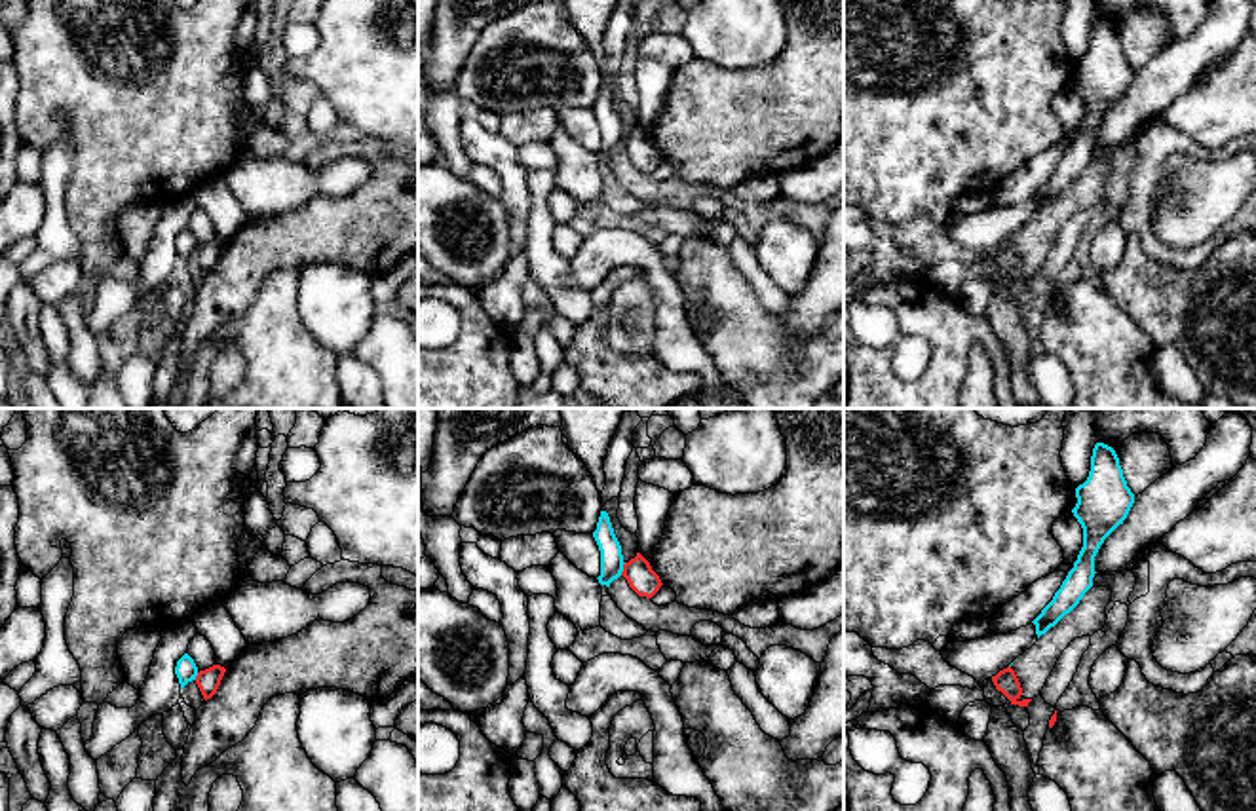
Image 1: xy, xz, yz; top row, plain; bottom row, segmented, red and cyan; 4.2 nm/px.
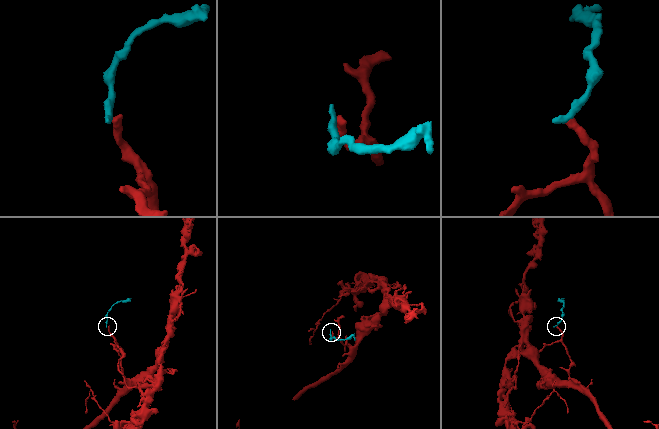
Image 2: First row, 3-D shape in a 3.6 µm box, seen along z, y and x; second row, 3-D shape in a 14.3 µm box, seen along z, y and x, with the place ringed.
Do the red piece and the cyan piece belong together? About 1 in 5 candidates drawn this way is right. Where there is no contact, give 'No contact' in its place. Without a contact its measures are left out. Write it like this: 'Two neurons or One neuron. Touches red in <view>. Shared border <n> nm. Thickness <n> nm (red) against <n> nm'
Two neurons. Touches red in xz. Shared border 60 nm. Thickness 120 nm (red) against 100 nm

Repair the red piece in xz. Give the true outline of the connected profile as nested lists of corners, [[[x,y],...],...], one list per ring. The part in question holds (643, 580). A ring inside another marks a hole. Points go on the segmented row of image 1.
[[[640,553],[623,564],[621,575],[638,596],[646,598],[652,598],[663,585],[659,575]]]

